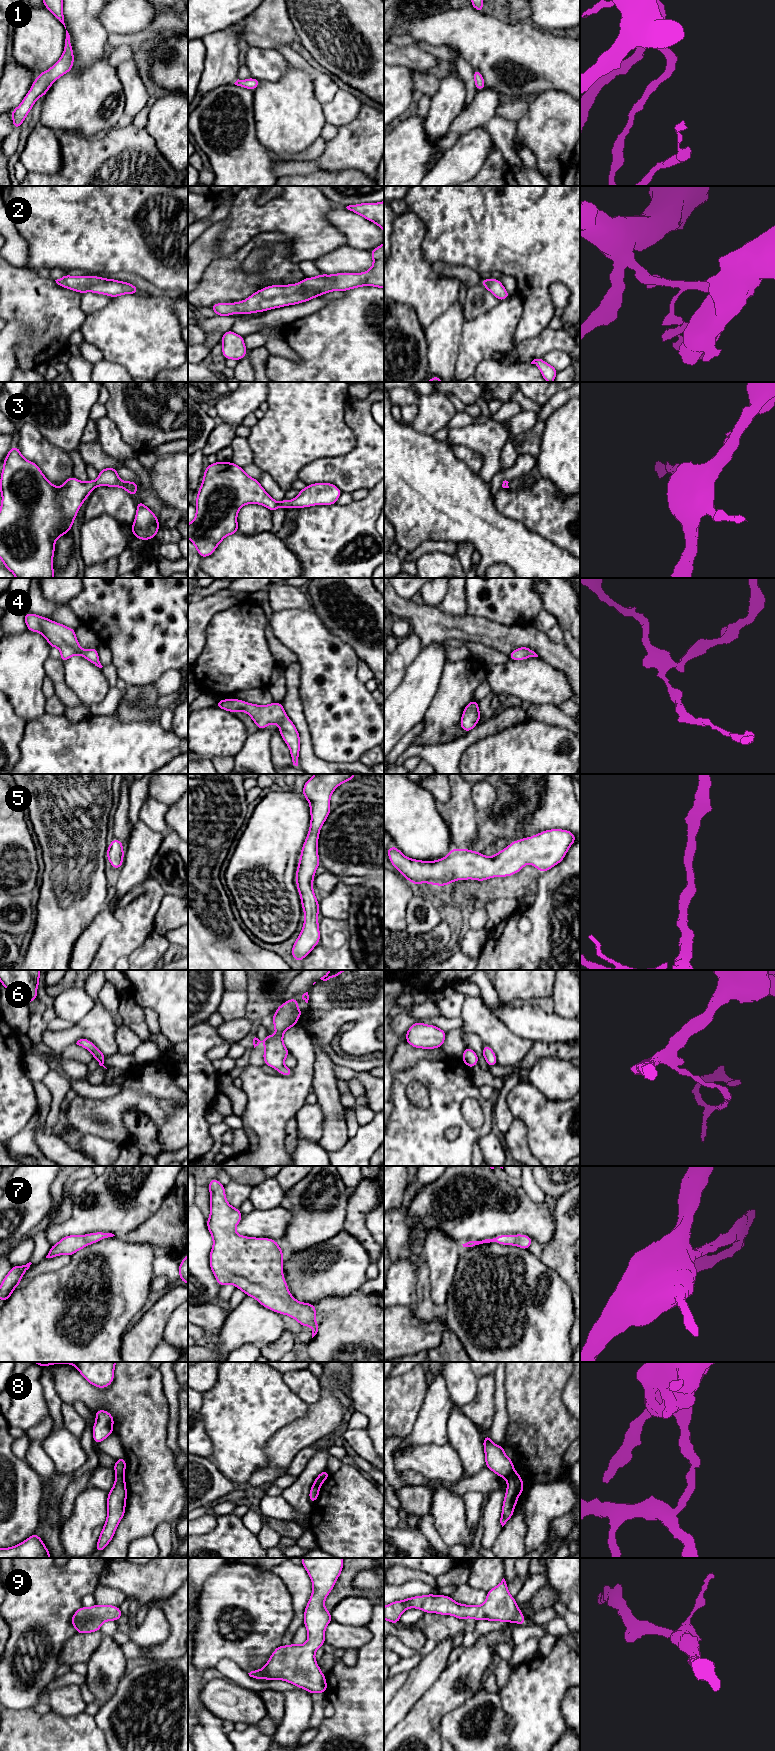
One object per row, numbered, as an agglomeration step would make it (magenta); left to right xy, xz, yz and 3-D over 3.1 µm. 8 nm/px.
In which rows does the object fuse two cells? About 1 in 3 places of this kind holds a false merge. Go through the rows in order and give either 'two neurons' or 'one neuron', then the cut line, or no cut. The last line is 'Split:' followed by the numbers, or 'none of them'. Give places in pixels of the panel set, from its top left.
1: one neuron | no cut
2: one neuron | no cut
3: one neuron | no cut
4: one neuron | no cut
5: one neuron | no cut
6: one neuron | no cut
7: one neuron | no cut
8: two neurons | xy (116, 1472), (123, 1475)
9: one neuron | no cut
Split: 8

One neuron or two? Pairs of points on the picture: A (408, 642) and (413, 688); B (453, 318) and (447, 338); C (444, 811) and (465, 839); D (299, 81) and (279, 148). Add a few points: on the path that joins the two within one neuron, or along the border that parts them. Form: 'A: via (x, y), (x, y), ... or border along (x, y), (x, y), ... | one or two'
A: border along (422, 647), (407, 667), (399, 684) | two
B: via (450, 323), (447, 333) | one
C: via (451, 818), (463, 832) | one
D: via (292, 98), (288, 107), (288, 121), (284, 131) | one

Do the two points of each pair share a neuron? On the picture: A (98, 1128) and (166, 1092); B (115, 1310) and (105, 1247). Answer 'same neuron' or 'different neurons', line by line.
A: same neuron
B: same neuron

